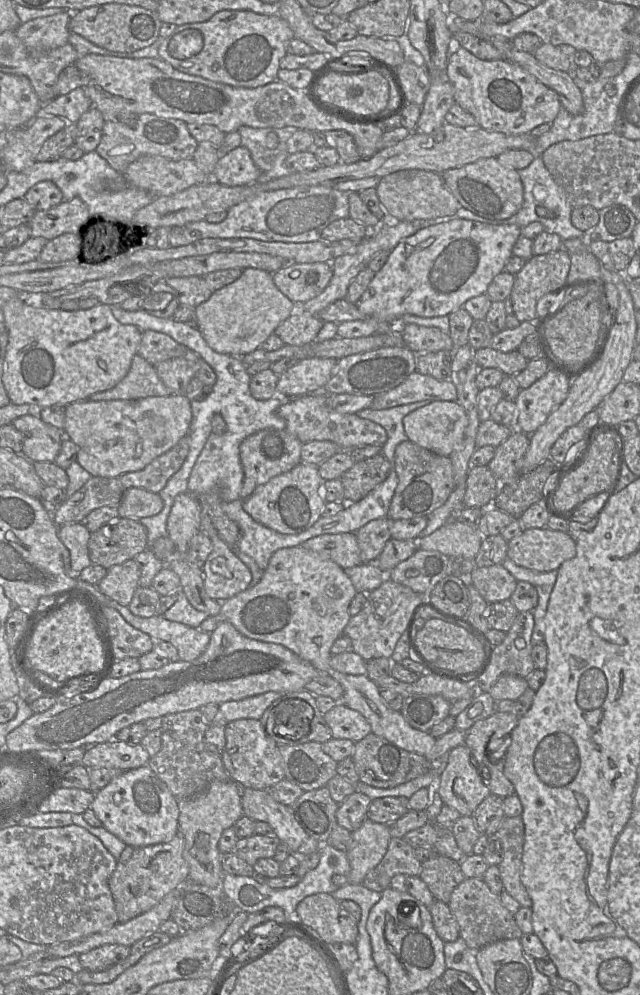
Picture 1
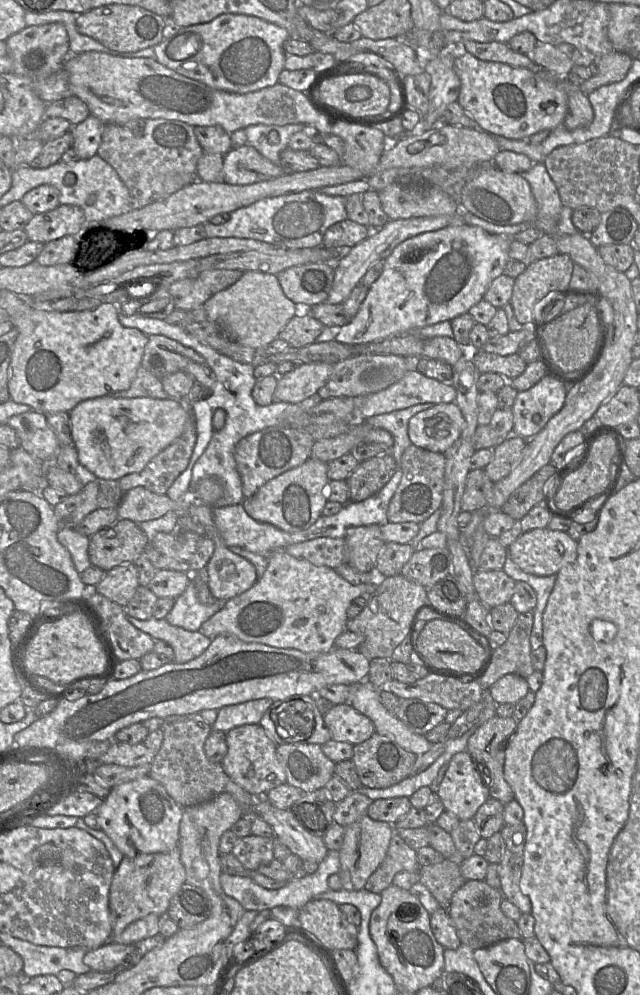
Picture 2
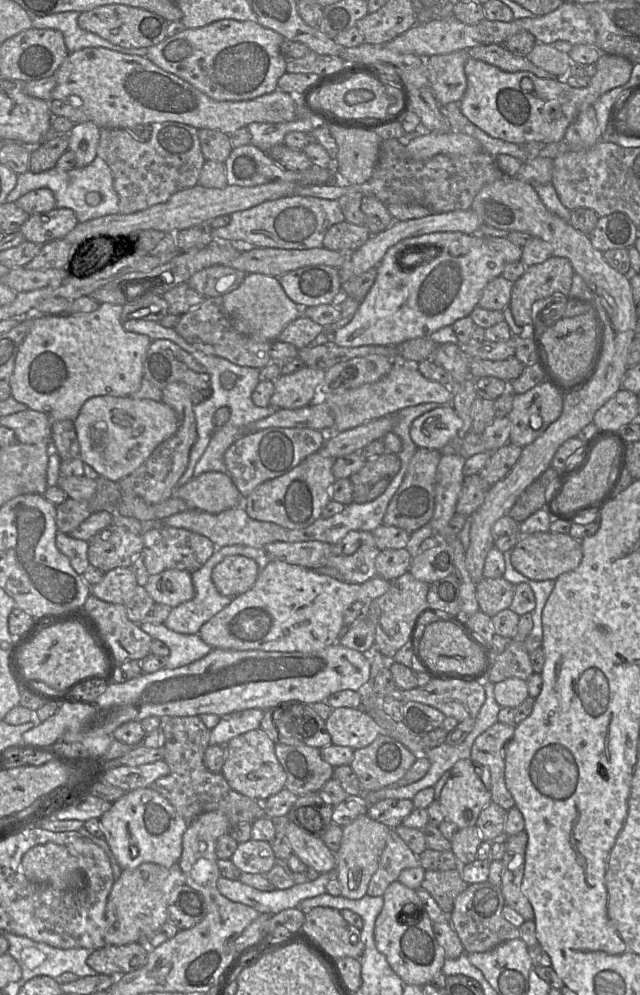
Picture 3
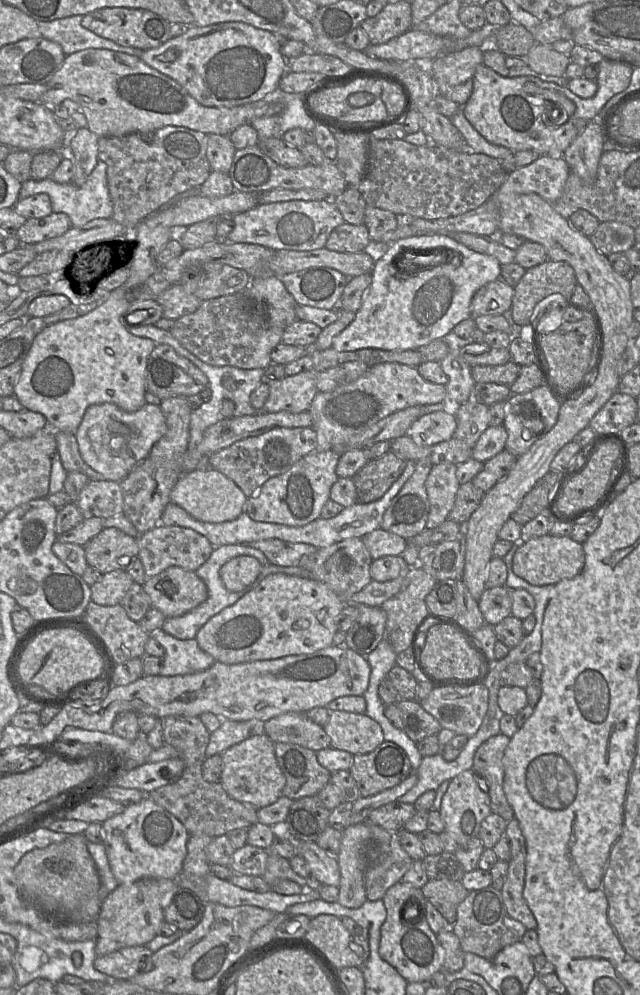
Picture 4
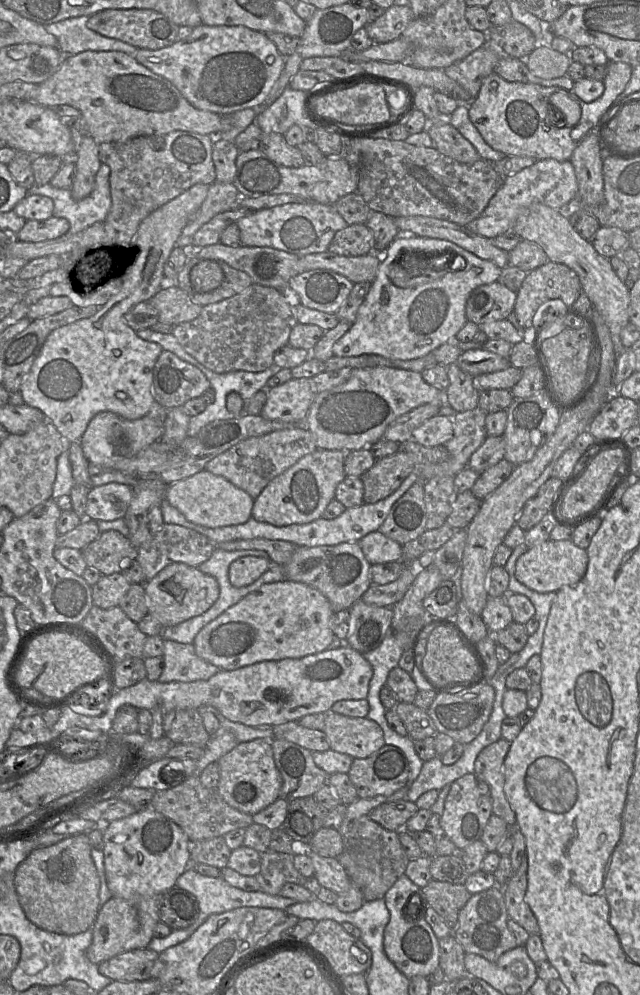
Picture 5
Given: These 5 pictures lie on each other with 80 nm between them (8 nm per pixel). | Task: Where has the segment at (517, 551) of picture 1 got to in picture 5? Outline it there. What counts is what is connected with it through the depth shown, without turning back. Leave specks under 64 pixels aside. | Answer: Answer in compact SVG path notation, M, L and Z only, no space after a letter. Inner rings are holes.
M548 539L529 547L517 559L515 576L519 582L538 593L556 592L563 586L577 584L585 575L588 554L572 540Z

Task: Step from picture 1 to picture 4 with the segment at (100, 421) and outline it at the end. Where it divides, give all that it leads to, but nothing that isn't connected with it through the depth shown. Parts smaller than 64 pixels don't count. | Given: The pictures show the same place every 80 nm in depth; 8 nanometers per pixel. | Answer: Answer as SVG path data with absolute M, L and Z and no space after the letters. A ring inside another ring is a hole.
M147 402L134 412L124 411L113 403L103 403L90 405L86 409L75 435L84 462L102 474L105 480L119 482L149 455L153 445L166 432L166 418L158 403Z

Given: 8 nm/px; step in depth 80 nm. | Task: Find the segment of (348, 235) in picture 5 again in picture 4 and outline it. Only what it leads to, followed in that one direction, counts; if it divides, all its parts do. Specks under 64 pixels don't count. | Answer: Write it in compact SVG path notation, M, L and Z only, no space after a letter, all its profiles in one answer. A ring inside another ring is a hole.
M345 222L333 229L325 248L341 253L359 253L370 250L372 241L364 224L352 225Z

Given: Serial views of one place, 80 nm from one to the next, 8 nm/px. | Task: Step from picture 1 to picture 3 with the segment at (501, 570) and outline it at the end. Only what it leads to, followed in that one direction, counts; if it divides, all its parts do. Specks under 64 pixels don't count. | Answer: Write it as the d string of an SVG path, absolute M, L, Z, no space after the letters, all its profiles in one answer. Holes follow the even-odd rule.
M504 577L482 578L476 583L476 598L480 610L493 617L498 612L510 608L515 586Z

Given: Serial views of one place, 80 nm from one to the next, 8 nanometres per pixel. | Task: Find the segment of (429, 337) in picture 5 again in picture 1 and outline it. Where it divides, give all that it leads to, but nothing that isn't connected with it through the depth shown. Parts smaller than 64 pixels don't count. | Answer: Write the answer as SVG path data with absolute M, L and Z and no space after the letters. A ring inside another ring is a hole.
M461 218L420 229L399 242L390 252L386 263L374 274L356 303L358 310L366 316L366 319L339 323L336 336L360 338L396 330L396 323L391 322L405 314L420 317L448 316L463 307L470 298L486 294L493 278L504 271L508 259L513 255L512 248L521 236L521 230L522 228L517 225L491 225Z

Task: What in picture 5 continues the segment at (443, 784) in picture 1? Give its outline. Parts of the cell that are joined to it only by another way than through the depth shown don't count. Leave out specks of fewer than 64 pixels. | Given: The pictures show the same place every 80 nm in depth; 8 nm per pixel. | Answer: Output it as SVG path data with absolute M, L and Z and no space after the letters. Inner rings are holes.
M475 773L466 774L450 785L441 815L441 827L444 835L457 847L458 853L472 843L481 840L484 828L492 813L492 799L489 787L480 781Z

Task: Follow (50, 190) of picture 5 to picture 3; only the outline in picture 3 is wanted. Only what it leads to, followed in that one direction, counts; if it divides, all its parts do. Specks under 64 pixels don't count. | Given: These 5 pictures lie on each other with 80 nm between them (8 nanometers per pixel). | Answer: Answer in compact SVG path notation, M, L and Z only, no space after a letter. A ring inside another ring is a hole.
M98 155L91 164L85 167L75 167L67 171L54 167L41 173L27 171L17 175L16 186L8 194L6 202L16 202L28 192L42 188L48 188L52 191L57 208L69 208L73 210L79 223L119 213L119 196L114 188L112 171ZM89 192L98 192L101 195L101 202L98 205L90 206L87 204L86 195Z

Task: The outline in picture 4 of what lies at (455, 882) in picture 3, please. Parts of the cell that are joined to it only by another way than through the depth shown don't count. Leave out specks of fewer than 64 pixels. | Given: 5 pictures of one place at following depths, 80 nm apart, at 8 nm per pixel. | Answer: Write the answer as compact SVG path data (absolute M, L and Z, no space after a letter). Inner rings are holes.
M429 879L421 890L426 900L445 918L449 927L456 921L458 905L470 892L461 881L449 879Z

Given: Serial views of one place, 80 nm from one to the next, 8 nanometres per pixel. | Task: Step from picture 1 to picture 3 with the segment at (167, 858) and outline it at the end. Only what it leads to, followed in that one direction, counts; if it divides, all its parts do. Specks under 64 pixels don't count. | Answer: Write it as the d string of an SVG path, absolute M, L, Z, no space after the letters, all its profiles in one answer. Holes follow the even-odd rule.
M143 863L137 868L123 870L114 882L106 904L106 945L126 945L134 942L148 947L150 938L159 932L168 920L168 906L176 890L186 884L178 863L164 867Z

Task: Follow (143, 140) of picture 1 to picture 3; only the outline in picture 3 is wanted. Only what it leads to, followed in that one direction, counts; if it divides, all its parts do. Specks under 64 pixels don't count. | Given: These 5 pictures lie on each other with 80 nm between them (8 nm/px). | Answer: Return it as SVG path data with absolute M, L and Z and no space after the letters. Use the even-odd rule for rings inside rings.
M177 122L153 123L151 126L152 136L145 142L135 139L126 129L101 129L97 155L112 171L114 188L119 196L120 214L132 214L164 203L174 194L194 187L199 182L206 159L201 150L198 129Z

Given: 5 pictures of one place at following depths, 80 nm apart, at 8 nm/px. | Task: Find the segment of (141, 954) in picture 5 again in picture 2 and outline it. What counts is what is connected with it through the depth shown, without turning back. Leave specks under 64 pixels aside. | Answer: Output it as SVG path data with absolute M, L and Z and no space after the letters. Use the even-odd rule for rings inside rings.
M108 940L101 947L87 952L83 962L93 971L109 972L130 969L141 959L137 945L119 944Z

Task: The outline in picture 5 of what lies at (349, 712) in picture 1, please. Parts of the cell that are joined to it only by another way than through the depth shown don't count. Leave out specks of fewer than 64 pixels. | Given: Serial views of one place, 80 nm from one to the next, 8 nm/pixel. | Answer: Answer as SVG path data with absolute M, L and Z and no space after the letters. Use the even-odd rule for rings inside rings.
M329 710L323 732L331 750L355 758L367 758L385 745L381 727L368 717L353 718Z

